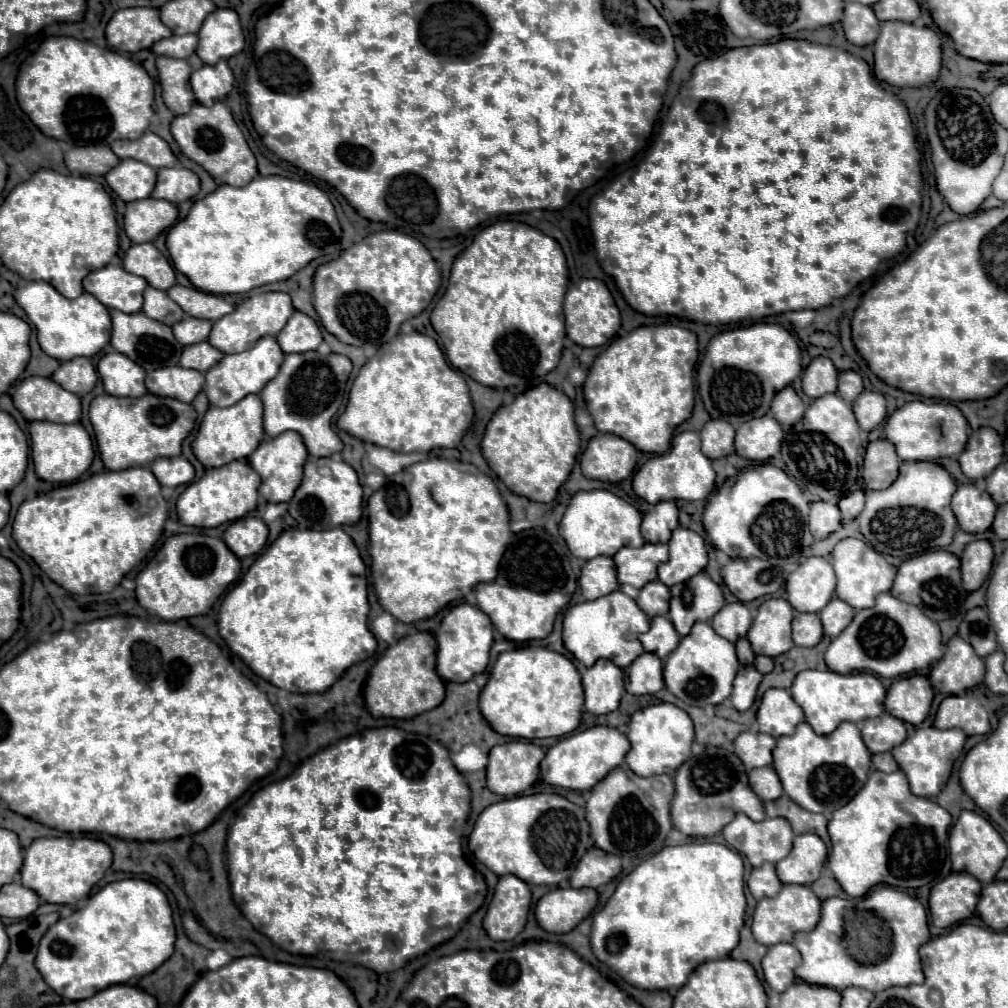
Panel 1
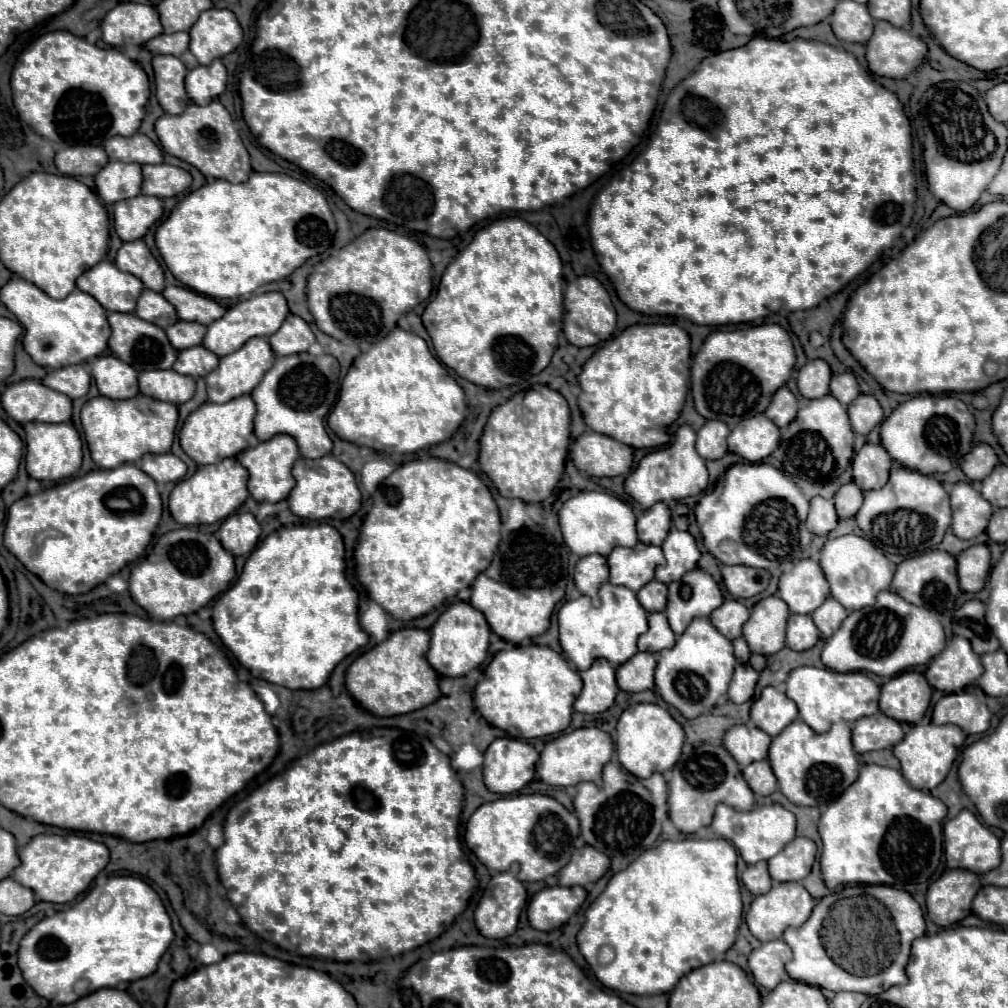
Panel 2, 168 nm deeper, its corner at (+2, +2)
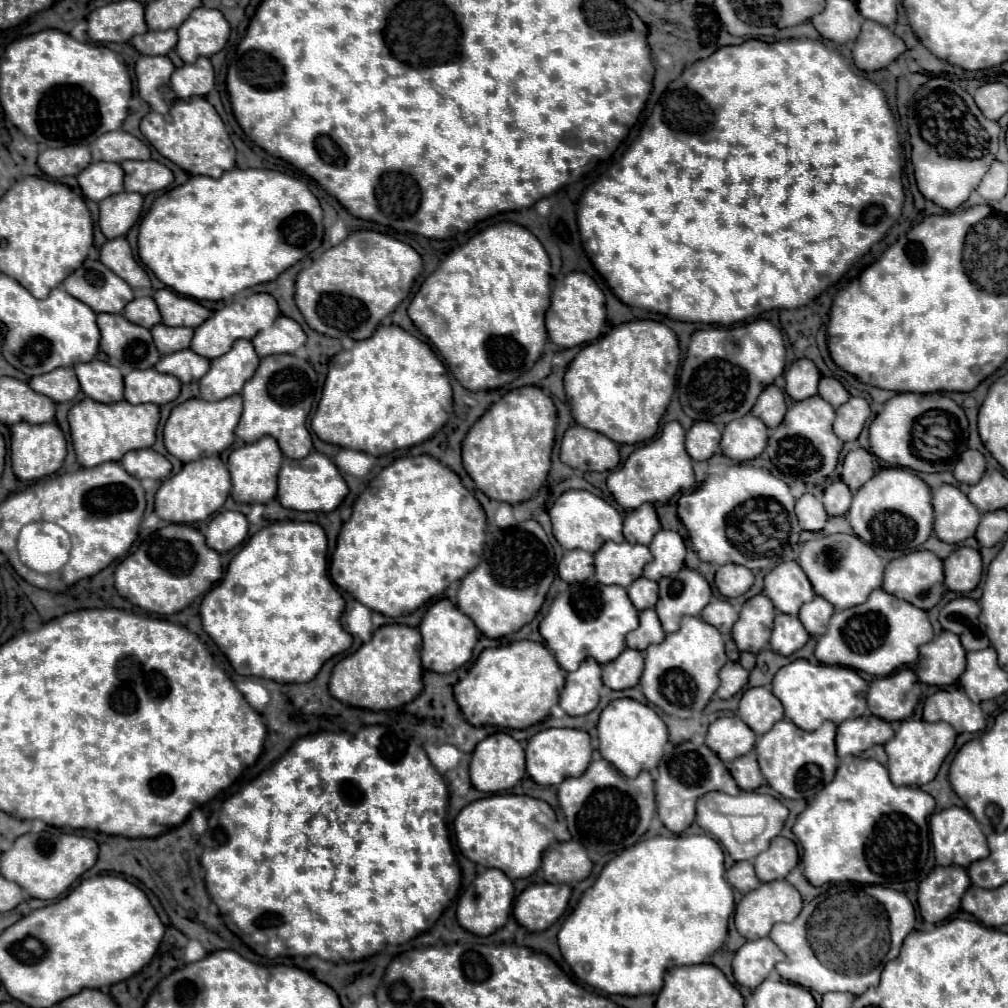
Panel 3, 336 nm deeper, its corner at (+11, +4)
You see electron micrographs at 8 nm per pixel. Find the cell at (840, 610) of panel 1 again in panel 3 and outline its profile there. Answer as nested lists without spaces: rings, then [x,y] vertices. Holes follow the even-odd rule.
[[[817,595],[813,601],[809,601],[801,607],[799,619],[811,637],[821,637],[825,633],[833,613],[835,613],[835,607]]]

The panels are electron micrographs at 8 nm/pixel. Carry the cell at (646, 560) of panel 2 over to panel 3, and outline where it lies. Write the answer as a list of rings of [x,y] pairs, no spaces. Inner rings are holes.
[[[607,541],[595,553],[595,577],[603,585],[621,585],[627,589],[637,577],[643,575],[643,567],[651,559],[653,555],[645,545]]]

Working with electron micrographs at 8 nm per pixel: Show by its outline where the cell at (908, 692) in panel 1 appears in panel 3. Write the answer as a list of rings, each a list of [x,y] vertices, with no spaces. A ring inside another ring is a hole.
[[[899,669],[893,675],[873,679],[867,703],[873,715],[885,721],[909,719],[921,699],[921,683],[911,669]]]

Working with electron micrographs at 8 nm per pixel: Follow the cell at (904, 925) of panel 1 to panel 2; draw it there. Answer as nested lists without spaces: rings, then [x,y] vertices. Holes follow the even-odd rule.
[[[868,885],[866,893],[854,897],[836,899],[836,895],[820,899],[810,919],[800,927],[788,927],[784,941],[790,945],[794,959],[786,965],[788,975],[794,981],[828,989],[828,991],[858,991],[864,995],[878,995],[894,985],[906,983],[906,963],[910,957],[910,945],[926,931],[924,913],[912,895],[903,889],[889,885]]]

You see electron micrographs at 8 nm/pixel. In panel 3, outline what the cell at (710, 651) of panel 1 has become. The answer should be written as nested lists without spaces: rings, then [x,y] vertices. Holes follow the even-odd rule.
[[[683,617],[677,633],[669,633],[663,643],[645,649],[645,669],[641,675],[643,695],[671,717],[691,717],[701,713],[719,687],[719,669],[727,663],[723,637],[701,617]]]

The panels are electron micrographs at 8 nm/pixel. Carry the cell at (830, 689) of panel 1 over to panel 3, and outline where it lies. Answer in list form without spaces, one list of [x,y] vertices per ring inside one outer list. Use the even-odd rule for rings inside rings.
[[[797,659],[777,671],[773,679],[773,695],[781,701],[785,717],[805,731],[819,729],[823,721],[839,725],[839,721],[861,717],[867,709],[867,681],[861,679],[857,671],[849,667],[811,665],[805,659]]]

